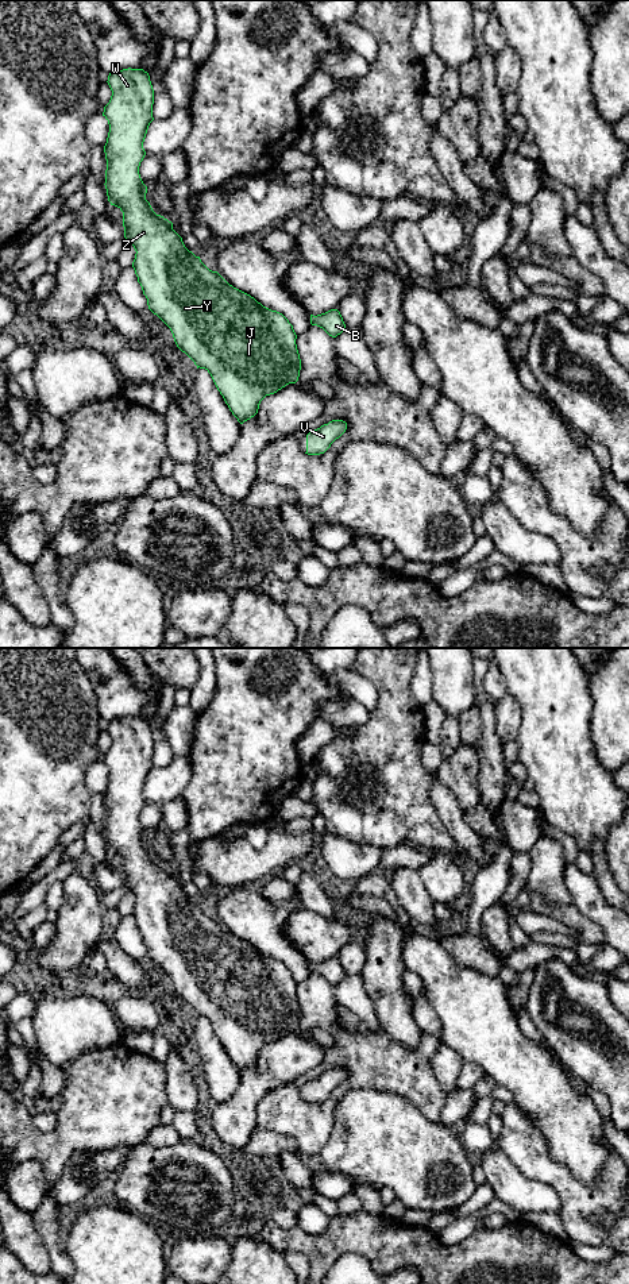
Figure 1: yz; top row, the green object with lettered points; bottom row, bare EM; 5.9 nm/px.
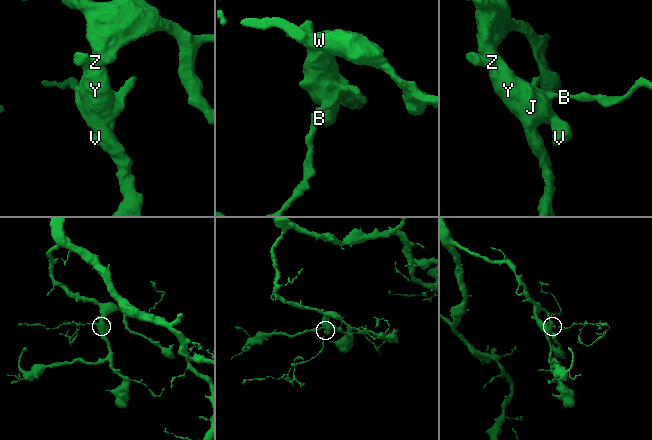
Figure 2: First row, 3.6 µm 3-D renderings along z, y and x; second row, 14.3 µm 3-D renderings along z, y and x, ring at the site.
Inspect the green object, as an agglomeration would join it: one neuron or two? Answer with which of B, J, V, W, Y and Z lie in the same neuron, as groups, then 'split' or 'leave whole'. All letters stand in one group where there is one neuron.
groups B J V W Y Z; leave whole

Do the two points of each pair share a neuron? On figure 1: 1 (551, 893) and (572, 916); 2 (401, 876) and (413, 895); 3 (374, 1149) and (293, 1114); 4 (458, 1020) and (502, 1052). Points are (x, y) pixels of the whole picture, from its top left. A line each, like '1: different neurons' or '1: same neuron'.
1: different neurons
2: same neuron
3: different neurons
4: same neuron

